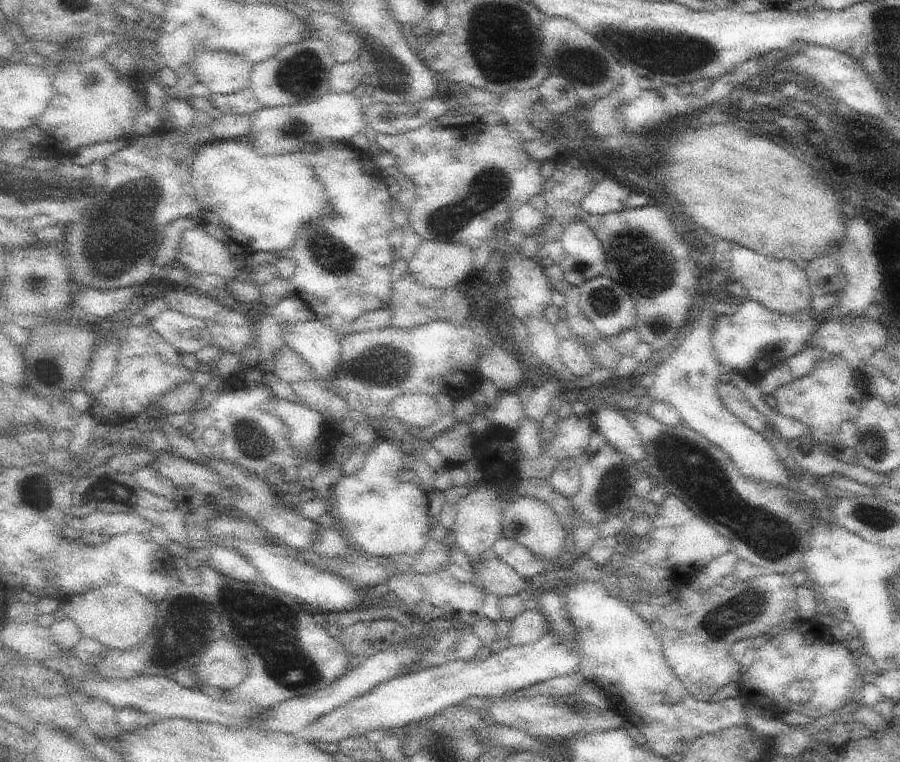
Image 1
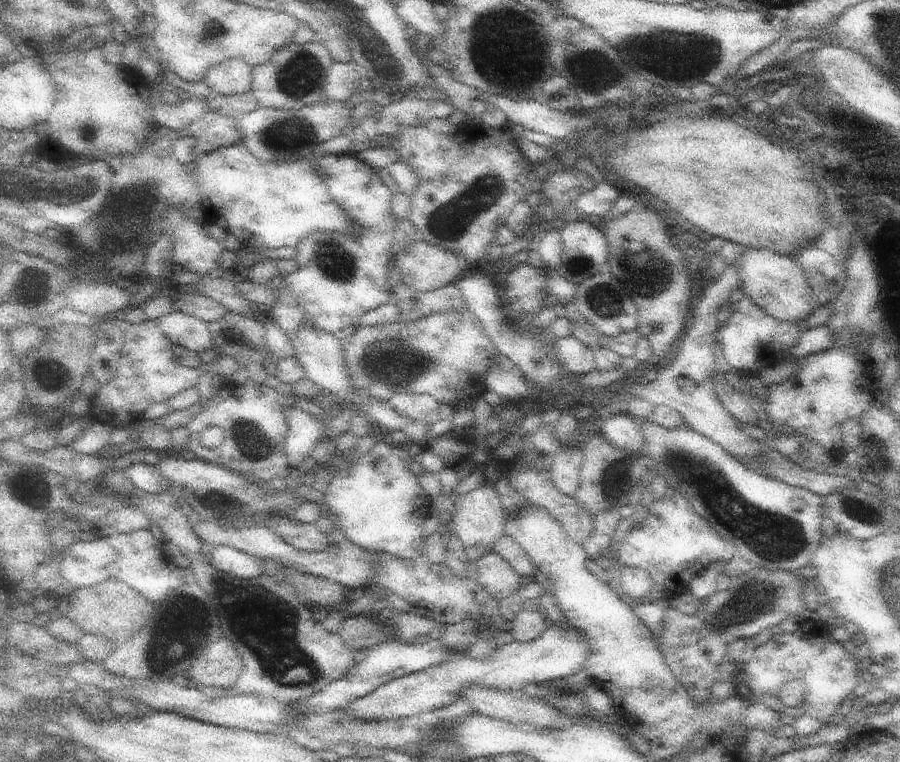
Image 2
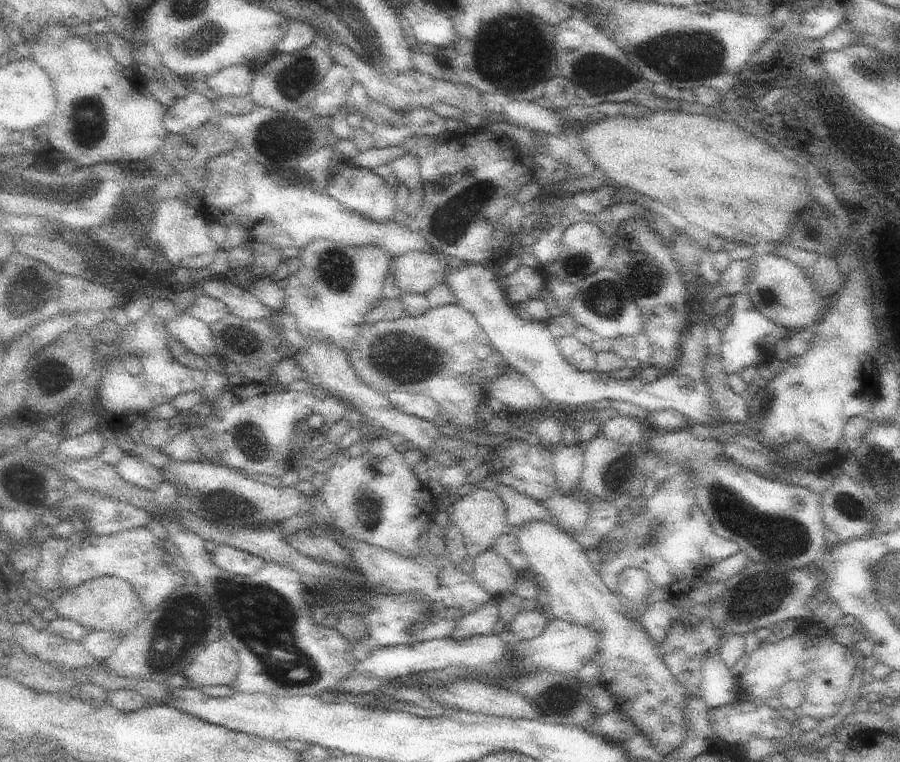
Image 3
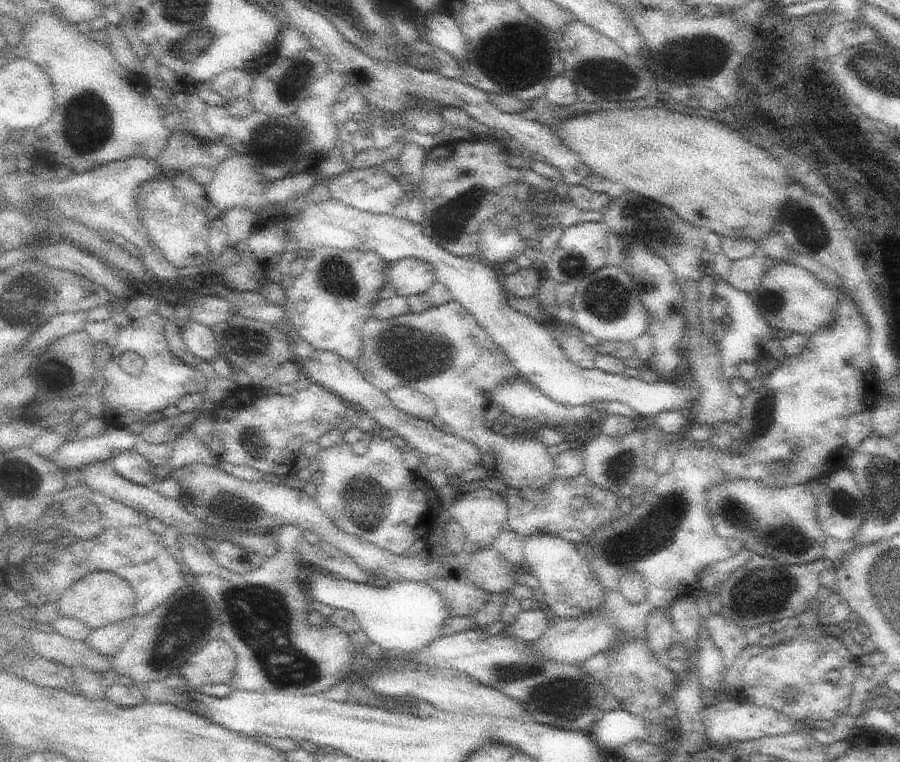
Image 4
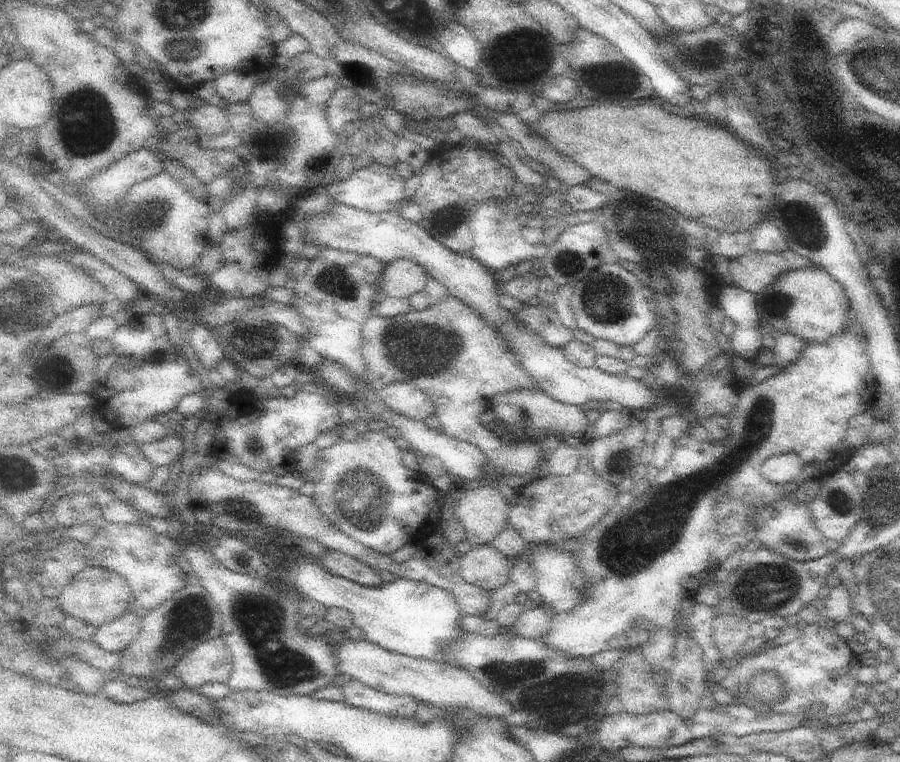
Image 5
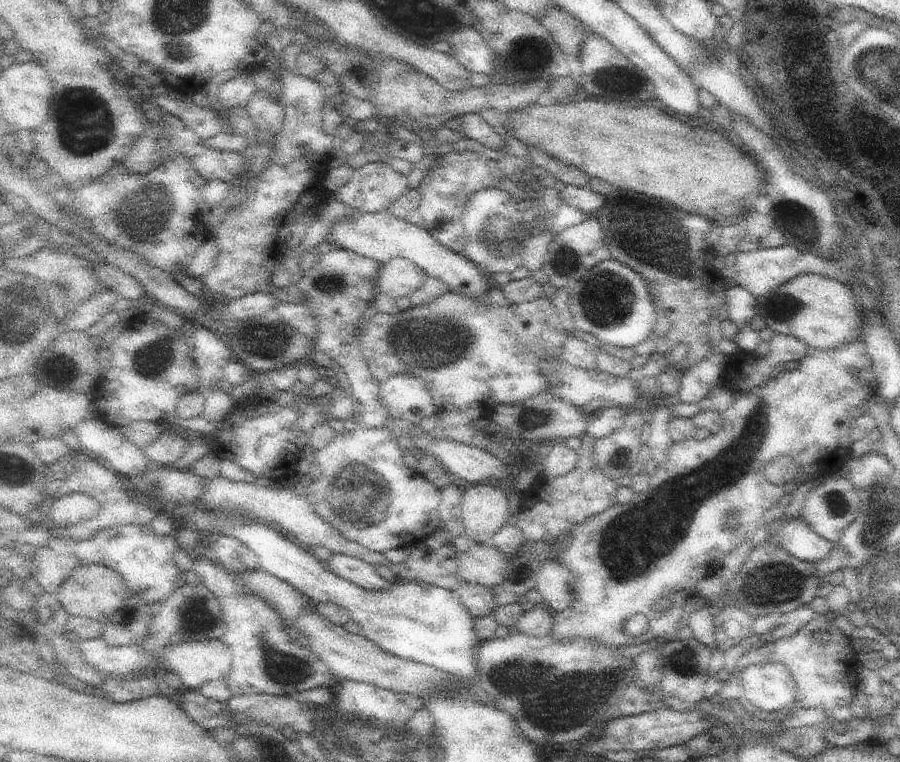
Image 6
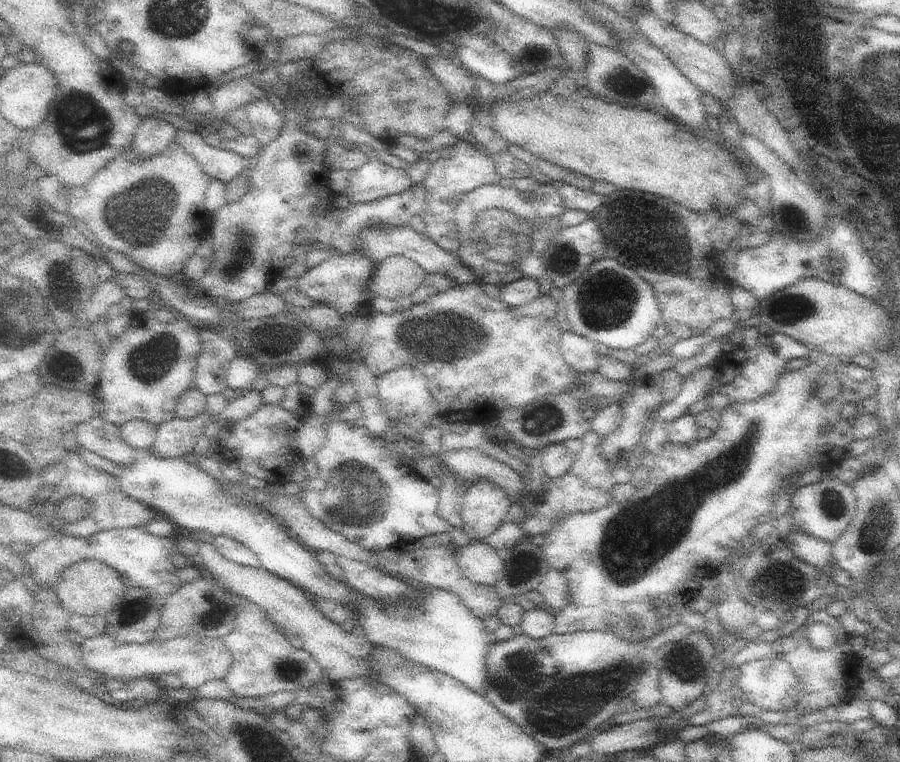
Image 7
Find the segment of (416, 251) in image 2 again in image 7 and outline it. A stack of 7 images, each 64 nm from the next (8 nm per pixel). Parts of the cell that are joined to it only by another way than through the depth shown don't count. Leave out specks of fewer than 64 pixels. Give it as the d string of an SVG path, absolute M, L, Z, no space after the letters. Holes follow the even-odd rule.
M390 256L376 265L370 285L371 294L389 299L411 296L425 279L426 273L418 263L409 258Z

